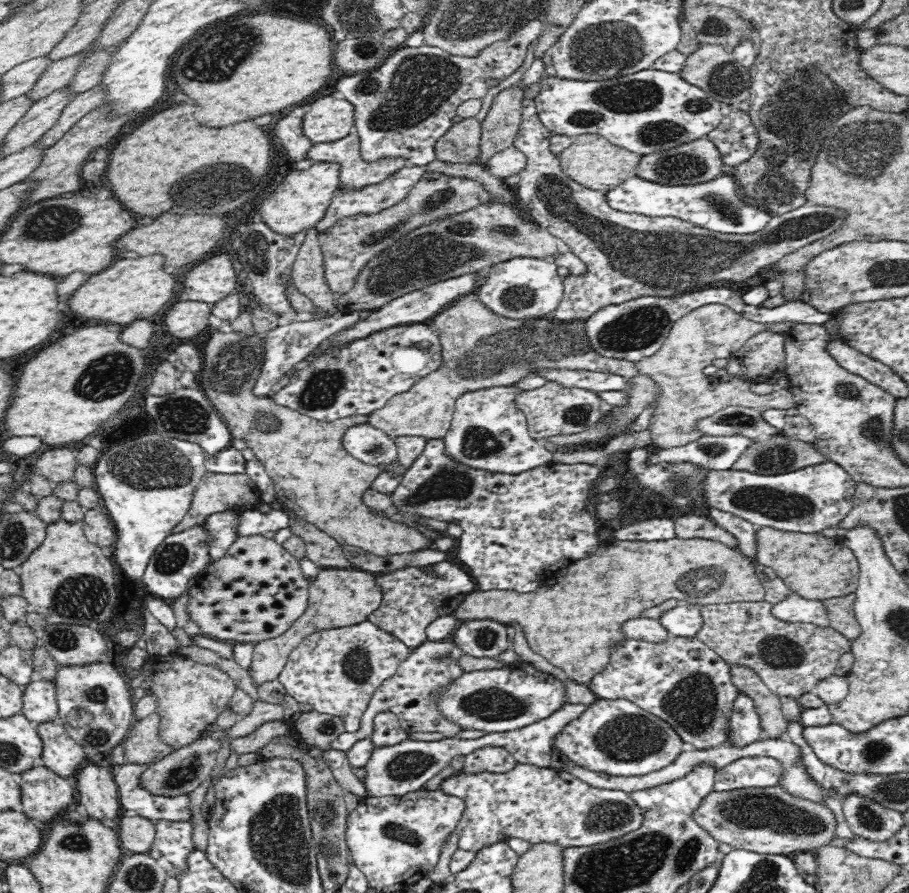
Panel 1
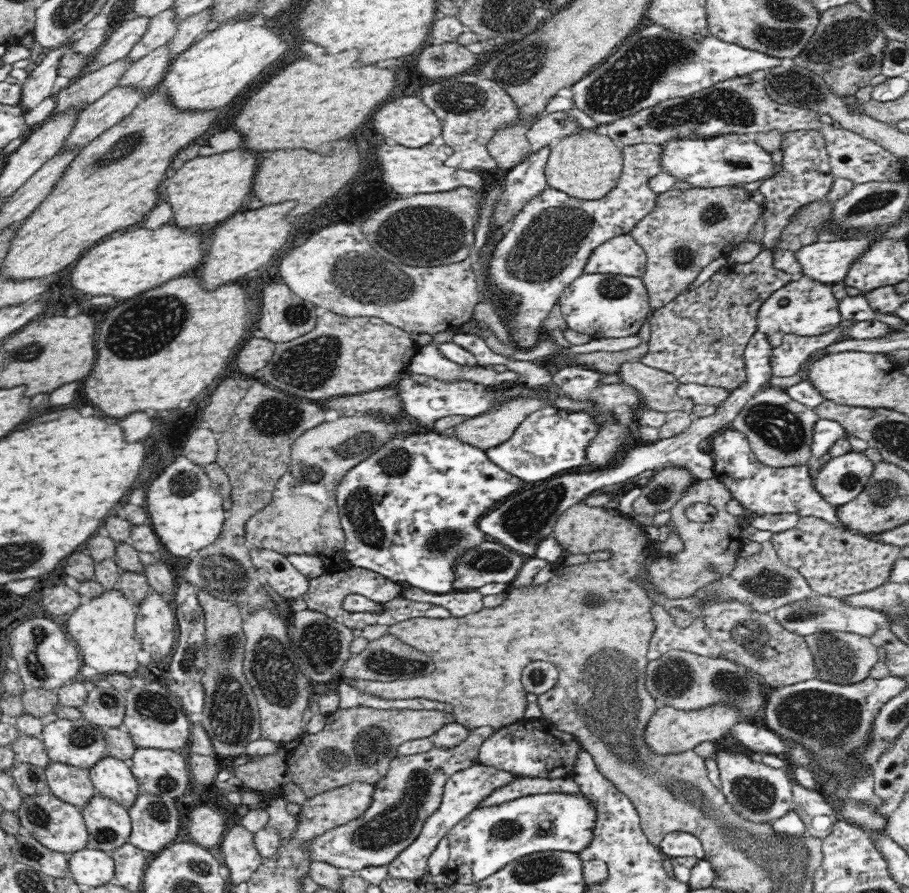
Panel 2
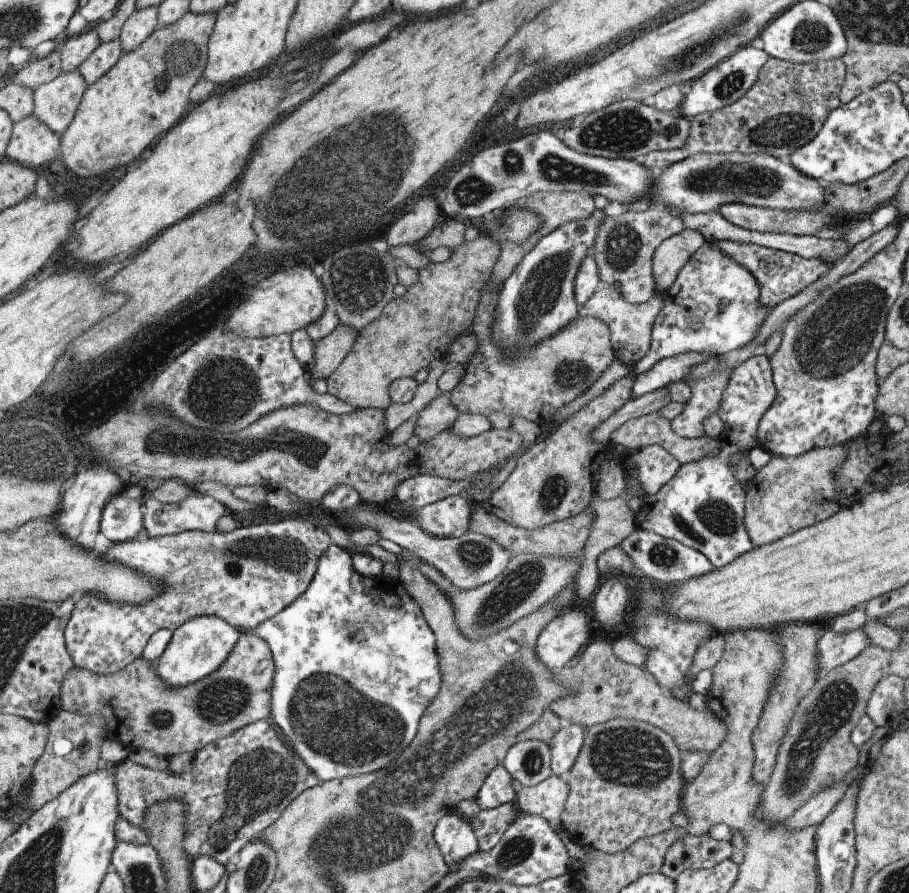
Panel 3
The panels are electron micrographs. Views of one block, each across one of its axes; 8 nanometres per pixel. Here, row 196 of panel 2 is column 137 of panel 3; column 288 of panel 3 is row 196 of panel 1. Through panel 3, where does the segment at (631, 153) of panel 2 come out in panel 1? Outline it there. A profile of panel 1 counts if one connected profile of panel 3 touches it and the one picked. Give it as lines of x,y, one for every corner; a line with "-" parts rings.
522,100
522,114
519,132
513,146
527,158
526,166
519,172
518,198
529,207
530,216
540,227
558,238
562,245
572,251
586,265
582,275
566,273
563,279
564,296
556,310
550,314
554,320
570,323
586,320
594,312
613,304
622,304
641,296
672,297
690,290
702,289
712,282
744,282
756,276
764,266
779,262
787,254
823,239
838,230
844,222
845,210
831,206
806,204
796,210
773,215
768,224
752,234
739,235
714,232
696,227
692,223
668,217
646,216
638,213
620,212
609,207
603,191
590,190
572,180
562,169
559,157
551,152
550,142
554,134
539,119
535,102

